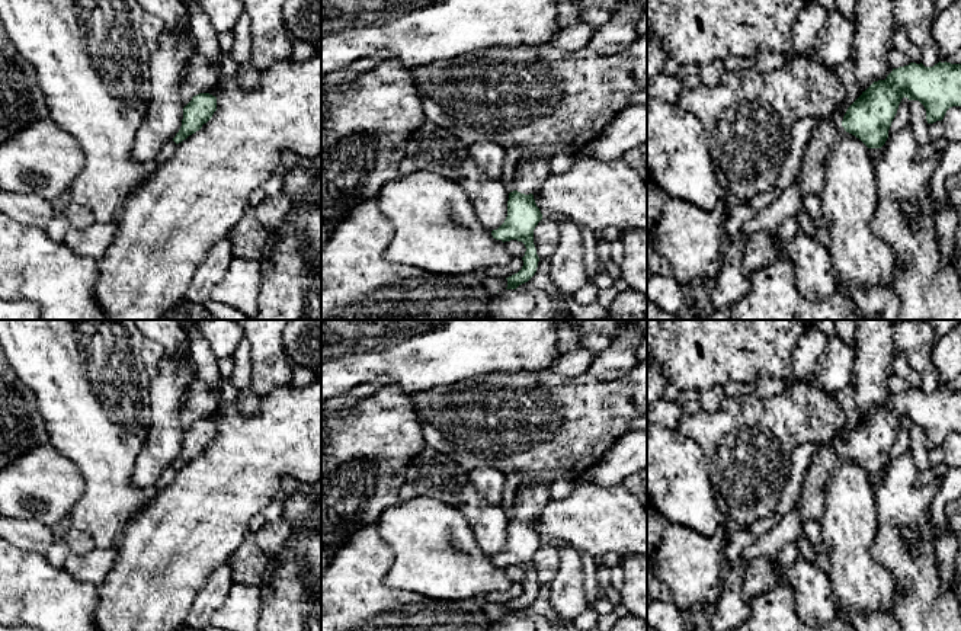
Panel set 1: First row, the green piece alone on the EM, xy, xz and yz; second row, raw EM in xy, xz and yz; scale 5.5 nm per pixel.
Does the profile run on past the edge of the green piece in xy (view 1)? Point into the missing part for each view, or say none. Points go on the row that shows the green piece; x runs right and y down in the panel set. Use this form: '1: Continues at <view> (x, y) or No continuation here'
1: No continuation here

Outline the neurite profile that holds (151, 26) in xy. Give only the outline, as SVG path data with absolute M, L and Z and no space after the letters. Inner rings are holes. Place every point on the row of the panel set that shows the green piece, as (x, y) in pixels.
M144 13L142 22L141 22L141 29L142 29L142 36L147 42L150 52L151 54L156 52L157 47L158 47L160 35L164 29L163 22L158 17L156 17L154 15Z

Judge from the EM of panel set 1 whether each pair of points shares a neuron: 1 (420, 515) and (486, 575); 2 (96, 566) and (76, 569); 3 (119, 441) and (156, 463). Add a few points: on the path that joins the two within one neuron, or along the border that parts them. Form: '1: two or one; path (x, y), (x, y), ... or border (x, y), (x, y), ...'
1: one; path (431, 534), (467, 570)
2: one; path (92, 567), (80, 567)
3: two; border (151, 420), (134, 464), (133, 483), (140, 487)

